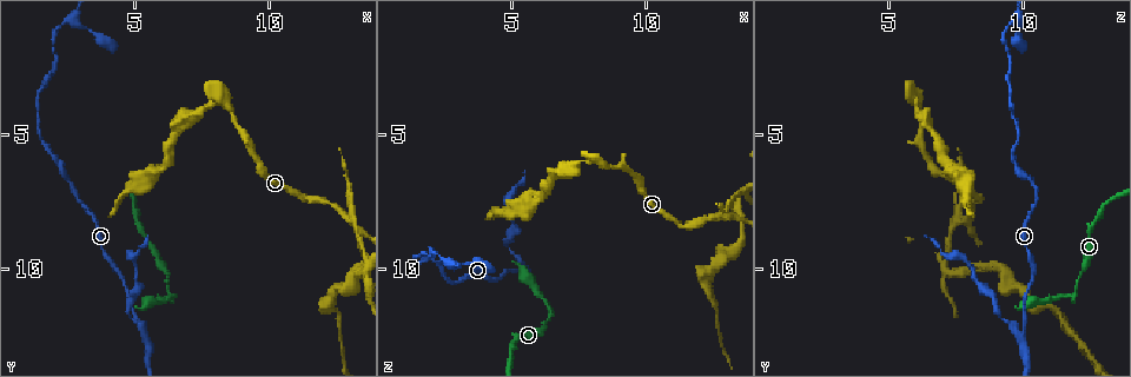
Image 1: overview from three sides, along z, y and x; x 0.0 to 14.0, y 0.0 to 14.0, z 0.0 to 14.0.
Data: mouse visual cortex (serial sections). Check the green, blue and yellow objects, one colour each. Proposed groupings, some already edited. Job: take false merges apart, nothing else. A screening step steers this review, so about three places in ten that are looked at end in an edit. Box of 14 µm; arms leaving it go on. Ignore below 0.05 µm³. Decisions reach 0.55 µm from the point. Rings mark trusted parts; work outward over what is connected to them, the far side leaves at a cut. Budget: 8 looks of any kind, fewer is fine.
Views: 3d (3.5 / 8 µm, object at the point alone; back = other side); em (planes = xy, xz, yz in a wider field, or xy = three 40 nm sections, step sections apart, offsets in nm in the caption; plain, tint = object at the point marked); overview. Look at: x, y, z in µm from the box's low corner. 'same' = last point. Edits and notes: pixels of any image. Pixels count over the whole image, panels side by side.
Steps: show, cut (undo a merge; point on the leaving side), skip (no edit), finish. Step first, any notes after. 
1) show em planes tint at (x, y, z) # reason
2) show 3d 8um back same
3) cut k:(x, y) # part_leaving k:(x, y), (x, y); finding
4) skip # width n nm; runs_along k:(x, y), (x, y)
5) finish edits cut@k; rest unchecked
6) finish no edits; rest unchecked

show 3d 3.5um at (13.0, 8.3, 7.8) # sharp bend

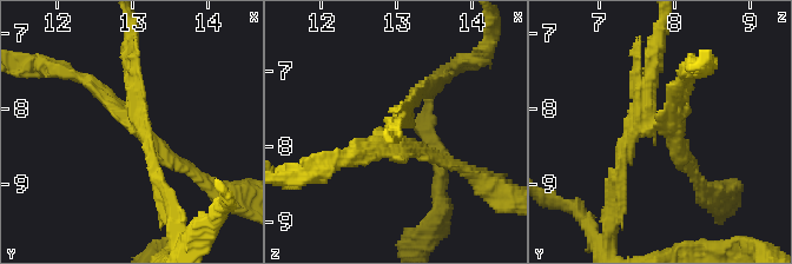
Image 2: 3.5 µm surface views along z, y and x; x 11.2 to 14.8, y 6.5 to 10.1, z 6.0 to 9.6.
show em xy step 2 tint at (13.05, 8.20, 7.70)

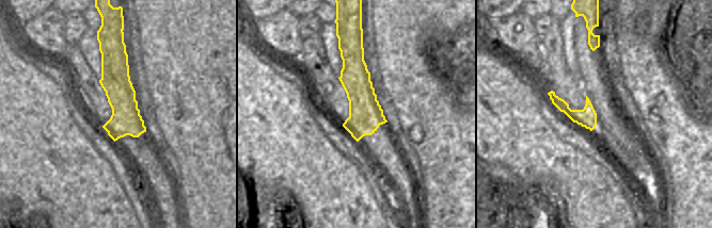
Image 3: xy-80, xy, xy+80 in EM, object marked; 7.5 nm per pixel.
cut 2:(398, 116) # arm_widths 150, 150, 200, 200 nm; part_leaving 2:(398, 127), (416, 91), (434, 85); a second cell is stuck on

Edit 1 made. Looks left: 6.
show overview # redraw

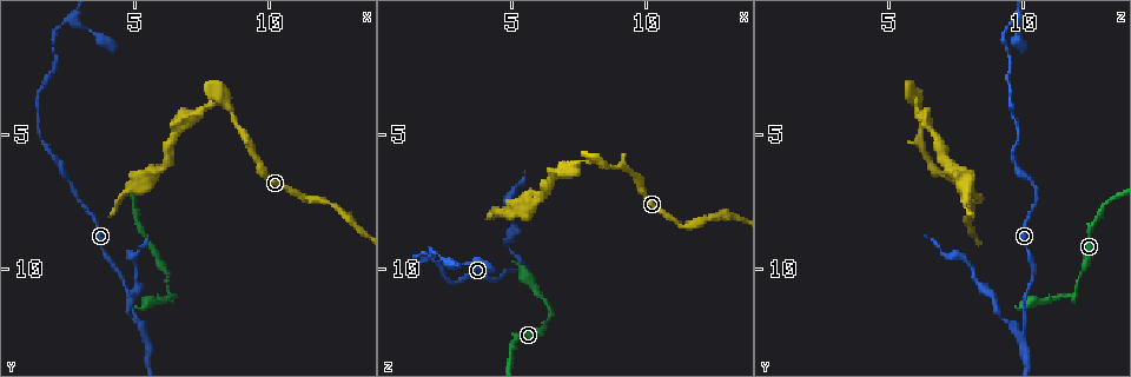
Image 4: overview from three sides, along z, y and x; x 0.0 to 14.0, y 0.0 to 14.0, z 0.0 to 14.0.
show 3d 3.5um at (6.2, 10.5, 12.1) # narrows sharply

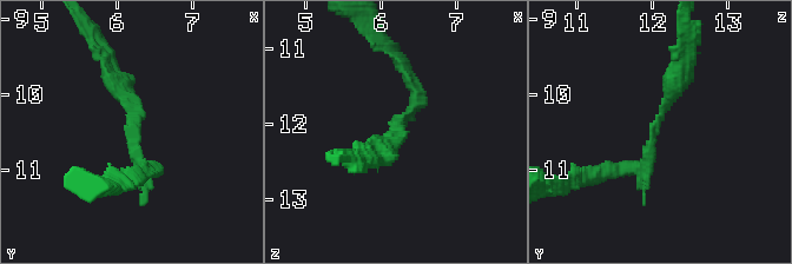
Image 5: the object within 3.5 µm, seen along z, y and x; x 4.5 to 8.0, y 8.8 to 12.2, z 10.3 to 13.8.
show em planes plain at (6.25, 10.55, 12.00) # now the EM

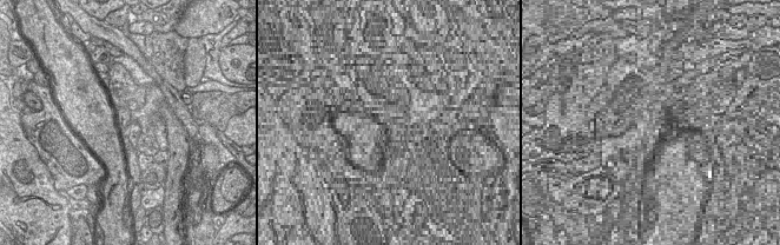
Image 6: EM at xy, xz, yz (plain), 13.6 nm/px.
show em planes tint same

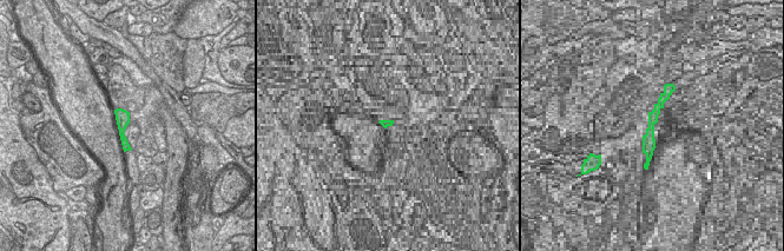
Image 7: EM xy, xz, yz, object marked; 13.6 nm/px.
cut 5:(408, 68) # part_leaving 5:(411, 107), (404, 65), (375, 32); a second cell is stuck on

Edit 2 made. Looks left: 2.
show 3d 3.5um at (5.4, 12.5, 9.9) # three-way junction

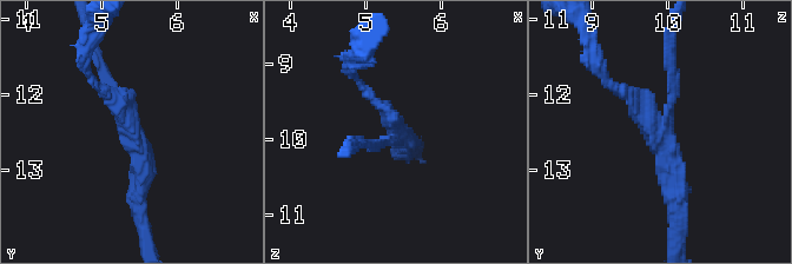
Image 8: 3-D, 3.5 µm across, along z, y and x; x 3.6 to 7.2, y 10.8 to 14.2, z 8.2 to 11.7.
show em xy step 2 tint at (5.45, 12.45, 9.90) # arms 3; arm_widths 150, 150, 250 nm; now the EM

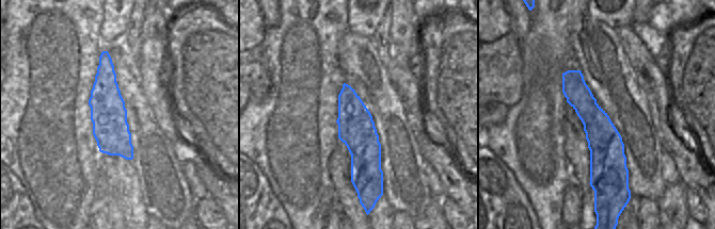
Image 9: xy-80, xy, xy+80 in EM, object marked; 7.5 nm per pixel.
cut 8:(142, 156) # part_leaving 8:(668, 121), (653, 129), (596, 63); a second cell is stuck on

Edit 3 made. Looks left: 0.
finish edits cut@2, cut@5, cut@8; rest unchecked

